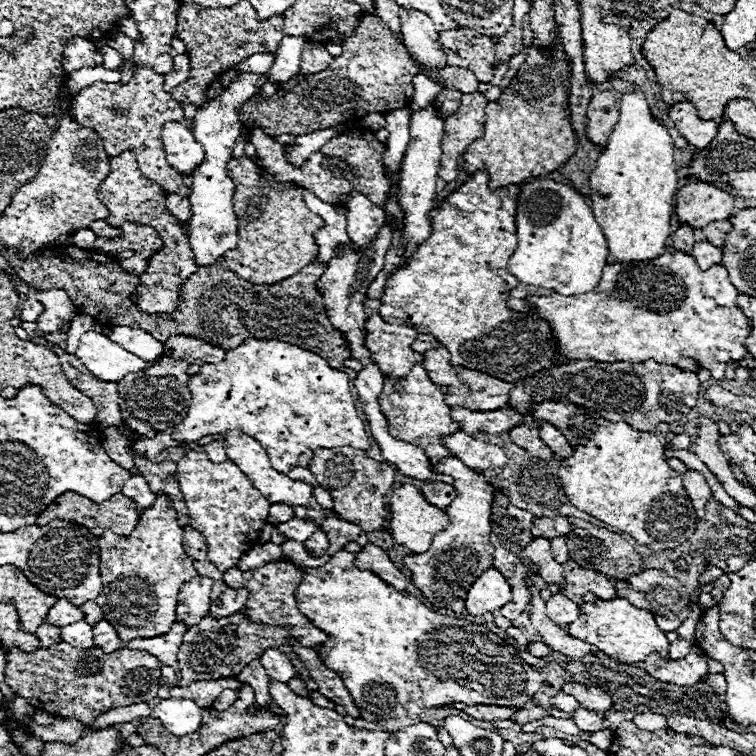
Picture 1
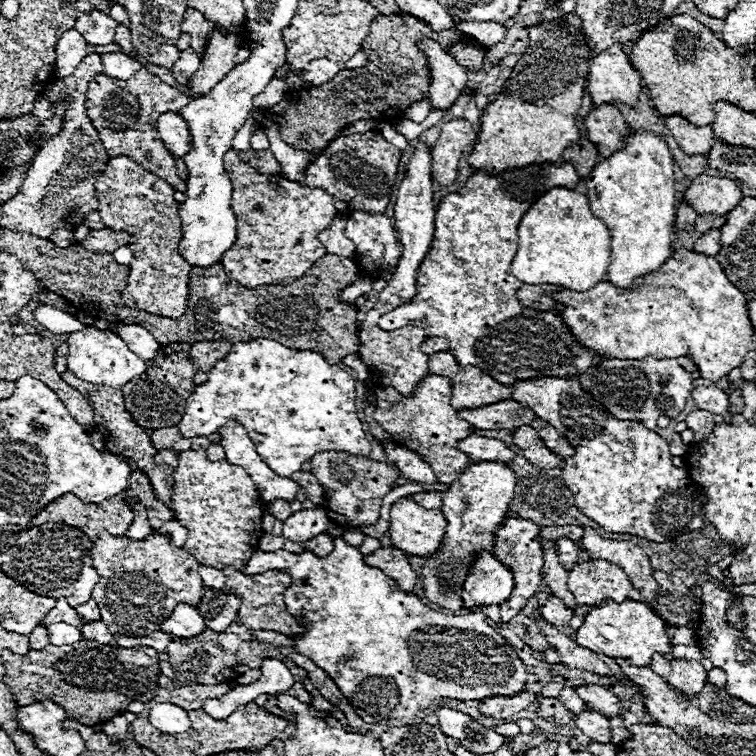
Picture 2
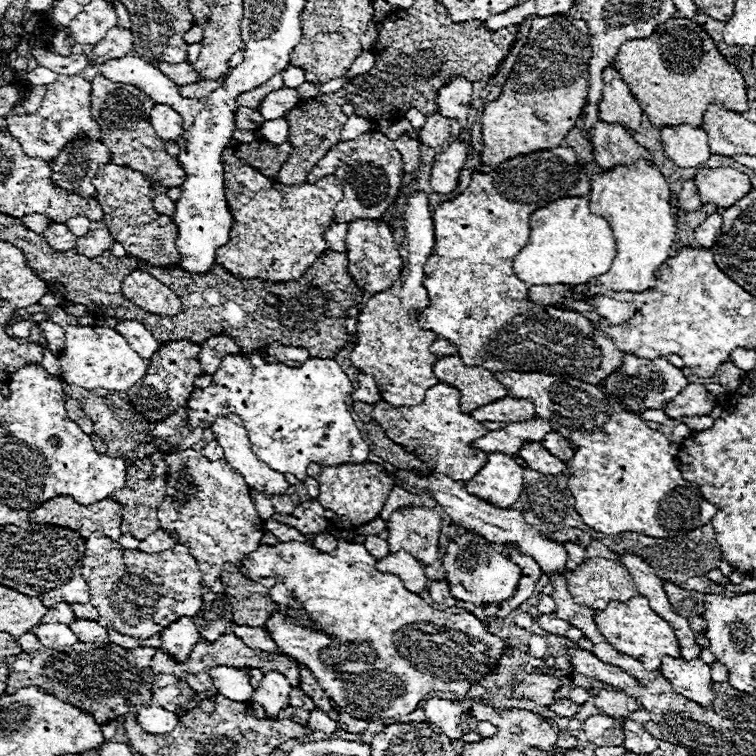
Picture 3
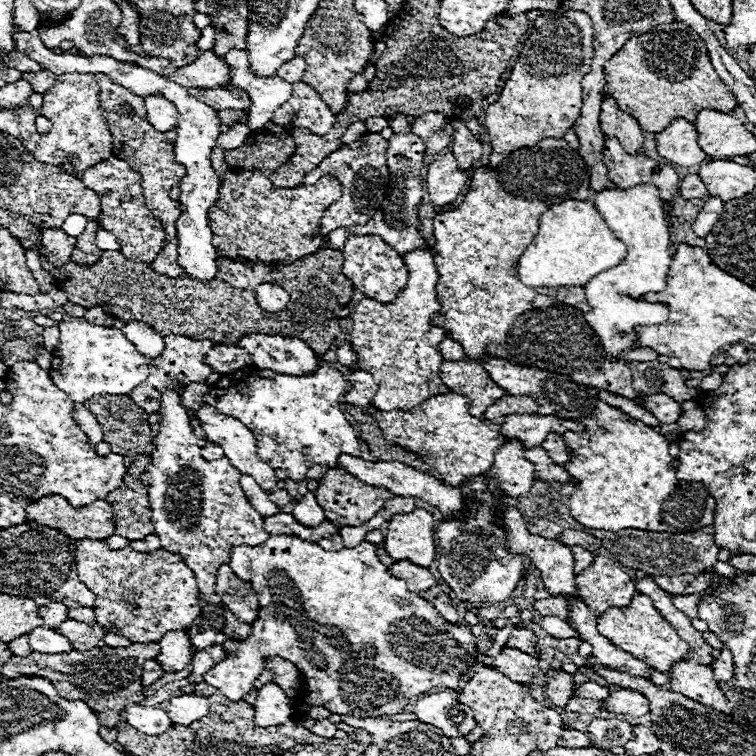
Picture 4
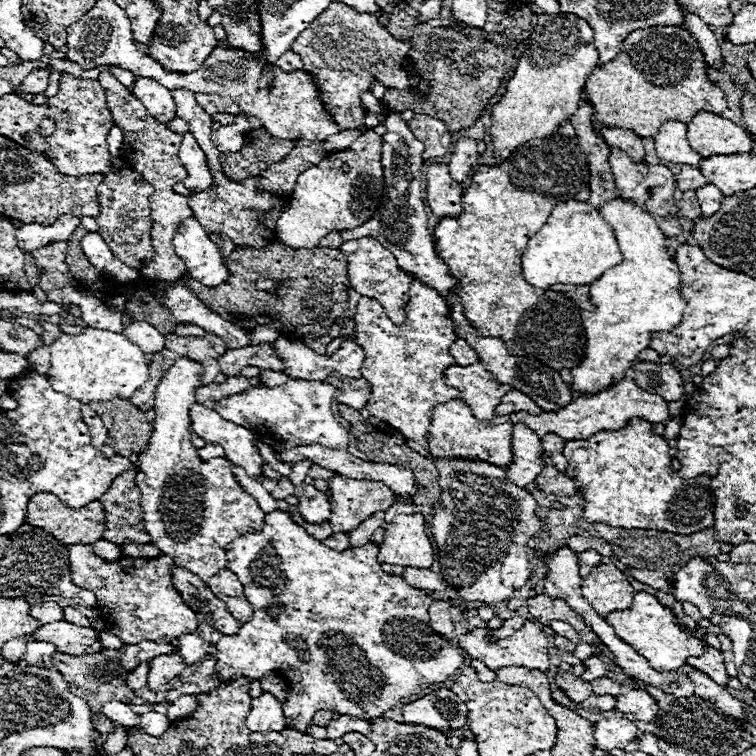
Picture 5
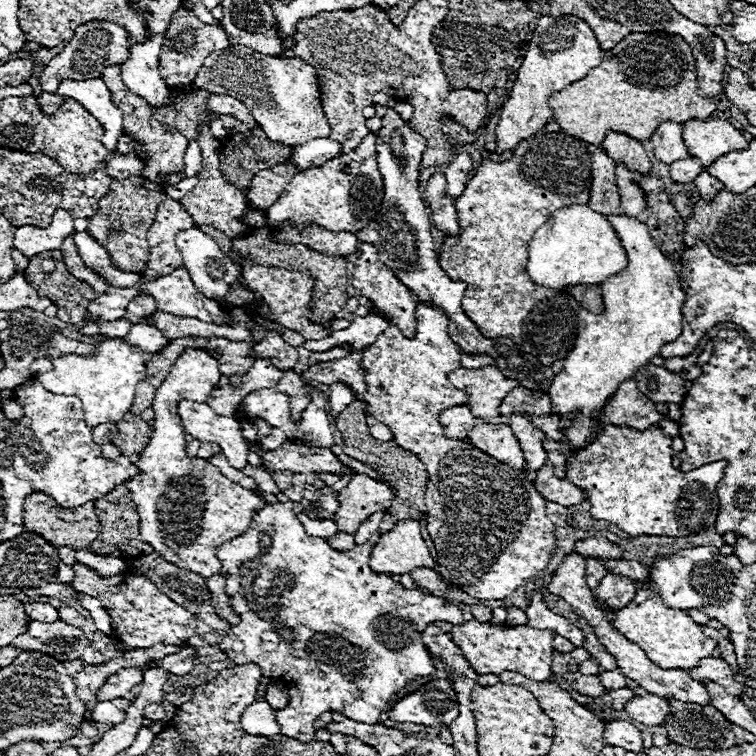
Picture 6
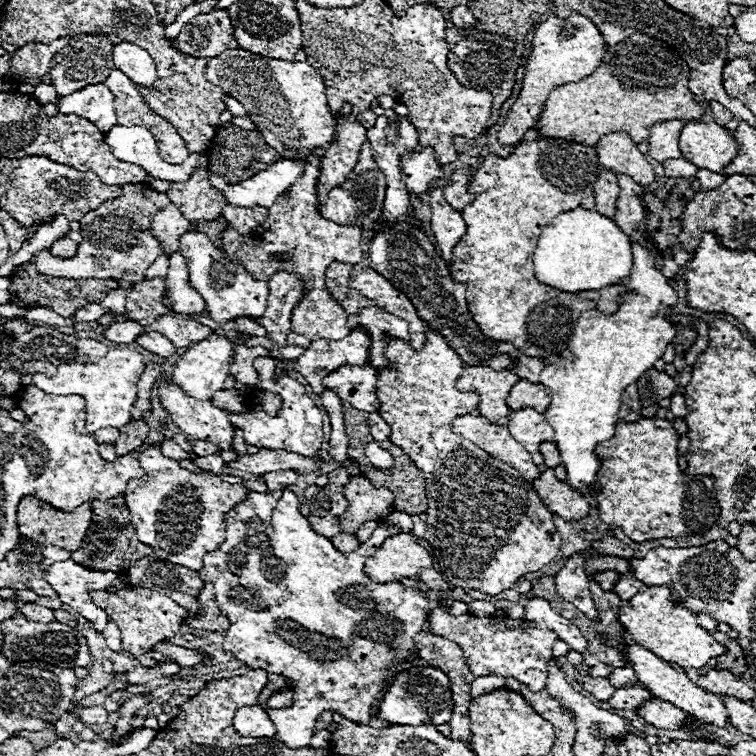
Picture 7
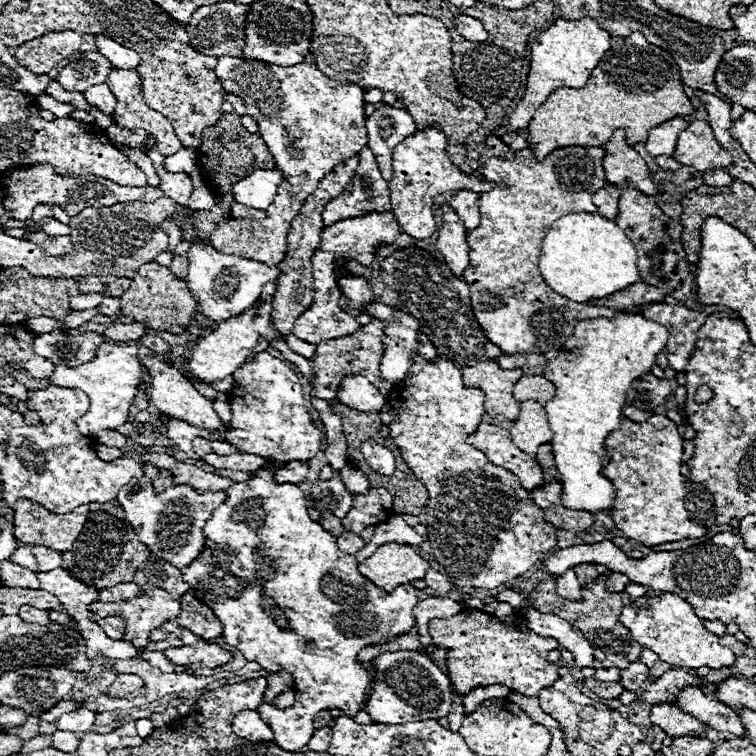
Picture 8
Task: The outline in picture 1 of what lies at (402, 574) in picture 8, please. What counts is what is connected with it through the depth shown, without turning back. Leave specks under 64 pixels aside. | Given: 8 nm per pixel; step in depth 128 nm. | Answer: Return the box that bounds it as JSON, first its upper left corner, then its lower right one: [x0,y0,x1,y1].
[390,484,450,554]

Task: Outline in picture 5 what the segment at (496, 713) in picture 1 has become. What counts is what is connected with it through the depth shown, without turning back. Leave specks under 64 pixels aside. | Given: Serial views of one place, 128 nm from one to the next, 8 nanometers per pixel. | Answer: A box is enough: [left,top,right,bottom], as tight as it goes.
[556,672,592,702]

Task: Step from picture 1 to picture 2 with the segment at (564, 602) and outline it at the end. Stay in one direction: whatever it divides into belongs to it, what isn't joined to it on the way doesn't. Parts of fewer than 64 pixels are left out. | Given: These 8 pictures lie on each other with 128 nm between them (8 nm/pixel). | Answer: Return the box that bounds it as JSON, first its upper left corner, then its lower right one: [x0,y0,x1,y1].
[542,596,572,626]

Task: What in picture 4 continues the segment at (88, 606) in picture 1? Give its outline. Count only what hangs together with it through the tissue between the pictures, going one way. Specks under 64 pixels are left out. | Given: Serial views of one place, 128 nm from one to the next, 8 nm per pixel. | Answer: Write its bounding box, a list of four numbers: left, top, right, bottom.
[68,608,96,624]

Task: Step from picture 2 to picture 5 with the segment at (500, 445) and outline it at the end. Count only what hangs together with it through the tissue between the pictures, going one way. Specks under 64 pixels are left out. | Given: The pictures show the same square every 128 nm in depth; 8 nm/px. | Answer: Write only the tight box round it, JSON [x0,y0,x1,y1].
[510,380,670,440]

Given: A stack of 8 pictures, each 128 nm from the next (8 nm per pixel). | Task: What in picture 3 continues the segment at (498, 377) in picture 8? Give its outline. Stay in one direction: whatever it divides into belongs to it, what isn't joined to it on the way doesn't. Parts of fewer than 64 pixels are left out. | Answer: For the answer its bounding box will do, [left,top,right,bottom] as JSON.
[434,356,508,414]

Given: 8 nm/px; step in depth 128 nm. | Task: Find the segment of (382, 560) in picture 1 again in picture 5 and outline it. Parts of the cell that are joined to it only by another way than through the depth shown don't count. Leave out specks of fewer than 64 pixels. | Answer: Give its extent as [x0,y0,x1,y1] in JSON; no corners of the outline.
[402,568,448,592]

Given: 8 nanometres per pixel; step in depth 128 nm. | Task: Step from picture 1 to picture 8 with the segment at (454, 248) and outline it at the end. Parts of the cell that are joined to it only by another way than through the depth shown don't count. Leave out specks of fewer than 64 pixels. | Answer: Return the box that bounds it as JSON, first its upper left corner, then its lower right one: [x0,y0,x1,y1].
[464,146,620,354]

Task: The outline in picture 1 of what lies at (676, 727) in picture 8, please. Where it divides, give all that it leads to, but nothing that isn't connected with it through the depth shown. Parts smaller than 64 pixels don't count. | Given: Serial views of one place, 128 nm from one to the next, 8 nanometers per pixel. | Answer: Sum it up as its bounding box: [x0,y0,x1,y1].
[562,684,612,712]

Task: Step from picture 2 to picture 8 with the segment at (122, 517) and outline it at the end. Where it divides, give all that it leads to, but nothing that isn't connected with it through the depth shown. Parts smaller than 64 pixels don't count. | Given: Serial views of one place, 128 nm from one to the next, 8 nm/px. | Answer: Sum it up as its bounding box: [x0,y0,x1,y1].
[14,500,88,552]

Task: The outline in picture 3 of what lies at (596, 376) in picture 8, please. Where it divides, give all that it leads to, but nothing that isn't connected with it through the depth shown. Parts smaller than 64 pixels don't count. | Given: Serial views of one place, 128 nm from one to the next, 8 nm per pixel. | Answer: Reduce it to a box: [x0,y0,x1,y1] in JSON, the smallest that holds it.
[588,160,676,326]

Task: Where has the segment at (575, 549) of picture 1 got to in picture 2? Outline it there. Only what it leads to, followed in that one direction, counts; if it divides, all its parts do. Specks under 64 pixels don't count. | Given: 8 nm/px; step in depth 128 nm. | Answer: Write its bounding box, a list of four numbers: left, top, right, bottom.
[576,528,658,604]

